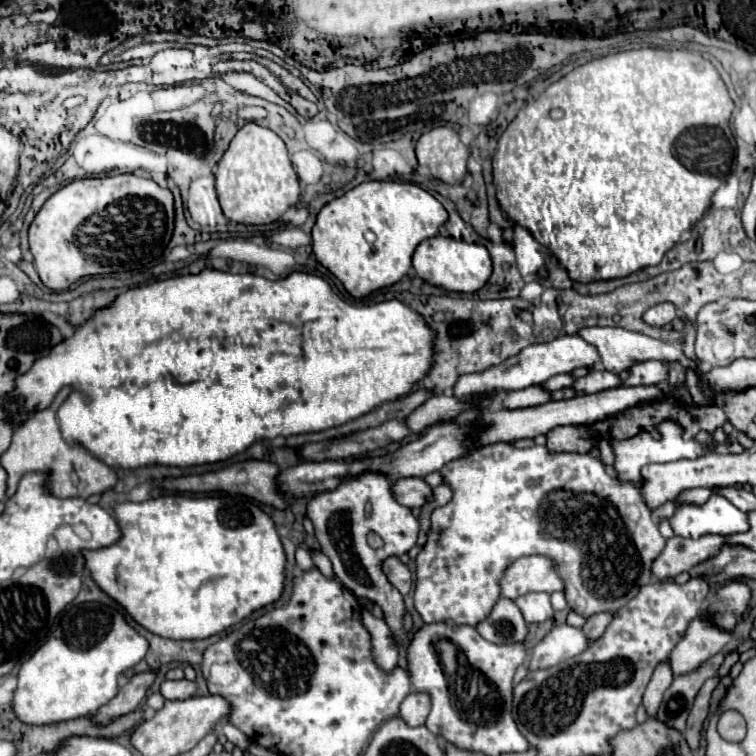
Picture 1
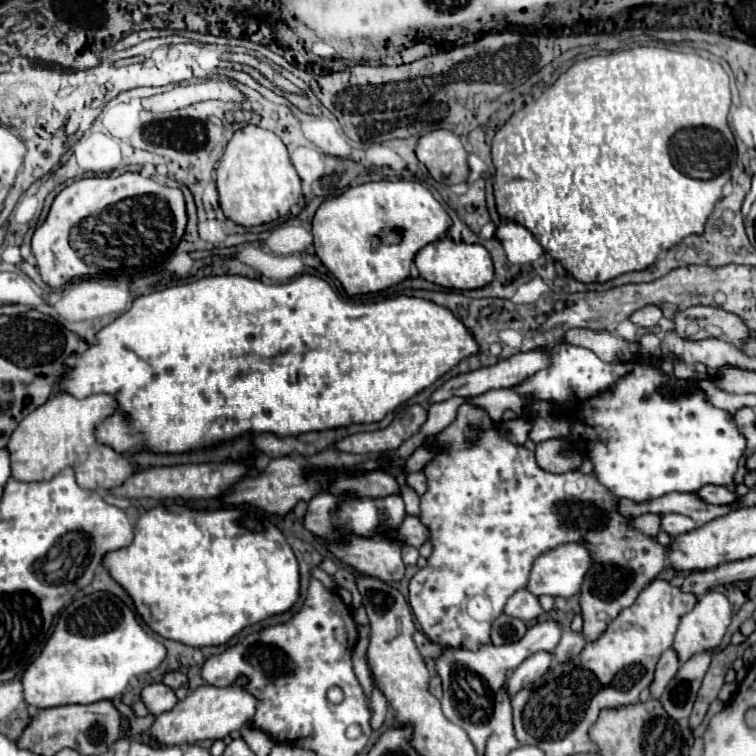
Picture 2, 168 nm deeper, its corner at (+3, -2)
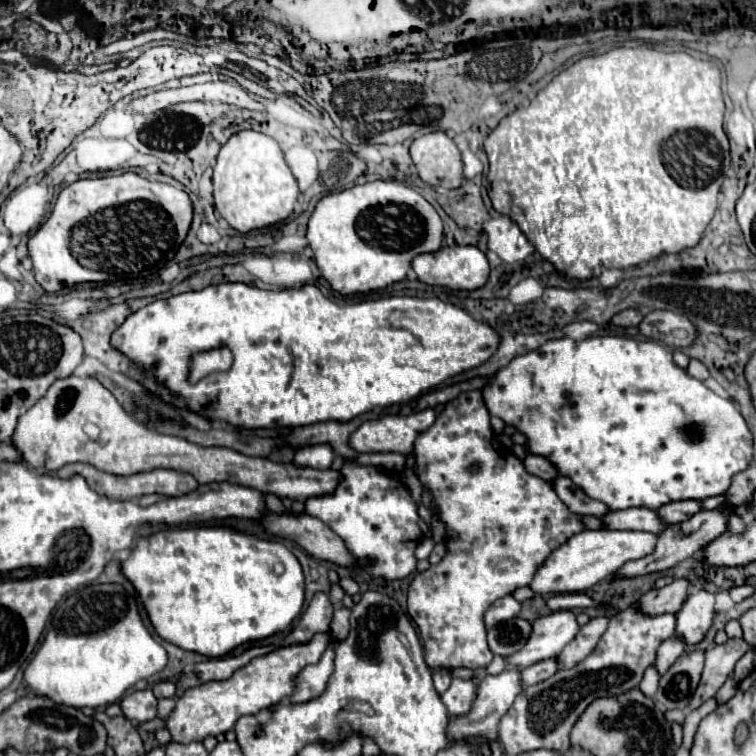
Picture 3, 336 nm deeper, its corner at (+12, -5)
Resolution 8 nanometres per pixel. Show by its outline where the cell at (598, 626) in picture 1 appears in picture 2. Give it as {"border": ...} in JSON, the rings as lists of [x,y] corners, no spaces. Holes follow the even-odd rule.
{"border":[[[571,629],[563,631],[561,641],[559,641],[557,649],[553,651],[555,661],[559,661],[559,663],[569,661],[571,657],[575,657],[585,647],[585,643],[587,643],[587,639],[585,639],[585,635],[581,631],[571,631]]]}

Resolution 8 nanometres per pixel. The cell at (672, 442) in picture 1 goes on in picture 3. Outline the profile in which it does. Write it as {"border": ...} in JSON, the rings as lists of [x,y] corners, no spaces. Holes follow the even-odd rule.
{"border":[[[592,336],[582,342],[576,342],[572,338],[560,338],[560,340],[548,340],[536,352],[528,352],[524,356],[516,356],[508,366],[500,368],[492,376],[492,384],[488,388],[482,388],[484,404],[492,416],[502,418],[506,424],[514,426],[520,434],[526,436],[526,450],[530,454],[538,454],[548,458],[556,468],[560,476],[568,476],[586,496],[604,502],[610,510],[628,510],[628,508],[650,508],[658,510],[660,506],[676,500],[706,500],[710,496],[720,496],[730,488],[730,480],[734,474],[746,470],[752,460],[752,432],[746,426],[744,418],[740,416],[738,406],[728,400],[716,396],[712,390],[708,390],[700,380],[692,378],[688,370],[674,364],[672,350],[662,346],[654,340],[632,340],[624,336]]]}

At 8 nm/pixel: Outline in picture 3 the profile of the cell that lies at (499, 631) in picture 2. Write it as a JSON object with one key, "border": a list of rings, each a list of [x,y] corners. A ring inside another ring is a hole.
{"border":[[[516,616],[488,630],[488,646],[498,656],[510,656],[512,652],[518,652],[526,644],[524,634],[528,640],[530,632],[532,632],[532,624]]]}

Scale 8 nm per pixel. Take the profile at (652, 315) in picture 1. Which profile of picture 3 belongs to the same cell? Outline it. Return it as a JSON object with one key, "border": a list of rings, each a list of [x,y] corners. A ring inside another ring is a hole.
{"border":[[[624,310],[612,318],[612,324],[624,326],[624,328],[626,326],[638,326],[640,322],[642,322],[642,314],[638,310]]]}

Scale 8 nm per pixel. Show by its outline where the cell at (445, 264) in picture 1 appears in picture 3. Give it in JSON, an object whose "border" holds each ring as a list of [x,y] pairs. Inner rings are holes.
{"border":[[[446,246],[432,254],[420,254],[412,260],[412,268],[422,282],[432,286],[446,286],[452,290],[478,290],[486,284],[490,274],[486,254],[476,246]]]}

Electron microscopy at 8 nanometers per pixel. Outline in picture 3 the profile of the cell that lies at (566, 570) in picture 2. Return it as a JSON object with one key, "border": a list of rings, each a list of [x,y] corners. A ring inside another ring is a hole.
{"border":[[[584,530],[572,536],[566,544],[556,548],[546,562],[538,568],[530,582],[532,592],[556,594],[556,592],[582,592],[592,588],[600,580],[608,580],[622,564],[644,558],[654,552],[658,534],[632,532],[632,530]]]}

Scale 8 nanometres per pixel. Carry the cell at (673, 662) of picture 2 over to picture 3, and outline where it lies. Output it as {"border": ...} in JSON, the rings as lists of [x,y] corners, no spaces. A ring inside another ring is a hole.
{"border":[[[672,636],[668,640],[664,640],[664,644],[660,644],[658,648],[658,656],[656,656],[656,668],[660,674],[664,674],[684,652],[684,640],[678,636]]]}

